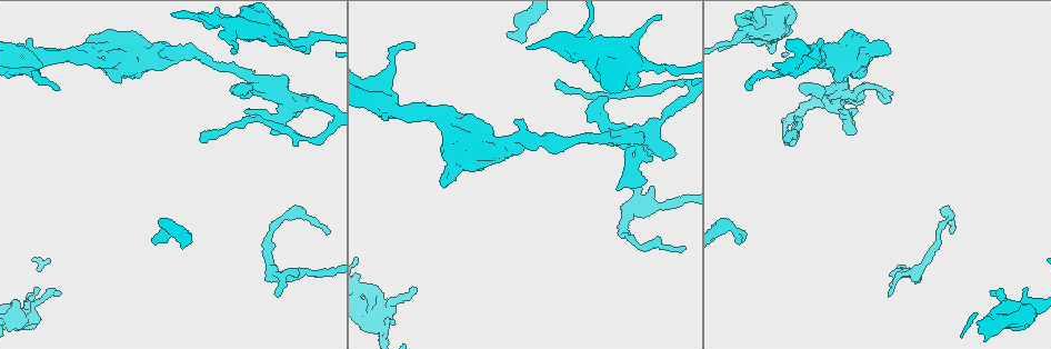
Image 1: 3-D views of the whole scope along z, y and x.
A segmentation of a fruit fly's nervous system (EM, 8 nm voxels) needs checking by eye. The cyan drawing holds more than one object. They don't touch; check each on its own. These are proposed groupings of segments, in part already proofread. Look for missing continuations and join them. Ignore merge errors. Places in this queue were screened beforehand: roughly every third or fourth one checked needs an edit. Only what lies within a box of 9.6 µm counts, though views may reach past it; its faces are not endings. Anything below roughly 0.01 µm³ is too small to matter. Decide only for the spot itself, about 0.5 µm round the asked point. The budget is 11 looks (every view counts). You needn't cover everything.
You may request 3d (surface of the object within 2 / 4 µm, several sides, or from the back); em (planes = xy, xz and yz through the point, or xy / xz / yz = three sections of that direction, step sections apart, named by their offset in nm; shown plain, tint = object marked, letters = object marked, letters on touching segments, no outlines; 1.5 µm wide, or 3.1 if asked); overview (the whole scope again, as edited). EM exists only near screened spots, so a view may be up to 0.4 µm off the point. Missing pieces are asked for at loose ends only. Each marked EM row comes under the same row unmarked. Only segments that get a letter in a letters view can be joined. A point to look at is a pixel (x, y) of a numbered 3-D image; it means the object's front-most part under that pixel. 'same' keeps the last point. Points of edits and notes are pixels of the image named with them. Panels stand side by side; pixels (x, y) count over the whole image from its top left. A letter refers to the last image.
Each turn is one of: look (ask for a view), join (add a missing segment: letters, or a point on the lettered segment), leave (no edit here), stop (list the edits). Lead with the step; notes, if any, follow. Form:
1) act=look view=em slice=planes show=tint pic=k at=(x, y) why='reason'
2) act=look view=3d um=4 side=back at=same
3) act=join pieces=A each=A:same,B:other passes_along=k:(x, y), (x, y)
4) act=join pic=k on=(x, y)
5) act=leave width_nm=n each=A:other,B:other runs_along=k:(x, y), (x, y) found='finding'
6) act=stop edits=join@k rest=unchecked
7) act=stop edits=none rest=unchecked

act=look view=3d um=2 pic=1 at=(991, 294)

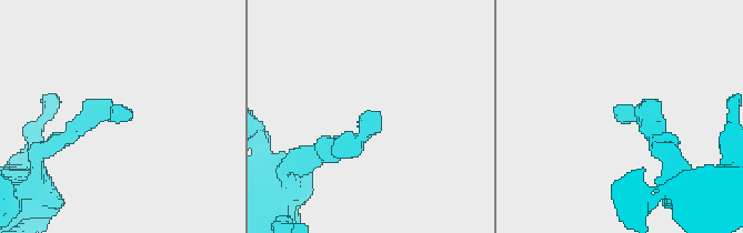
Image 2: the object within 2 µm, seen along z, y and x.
act=look view=em slice=yz step=8 show=tint pic=2 at=(616, 118) why='now the EM'

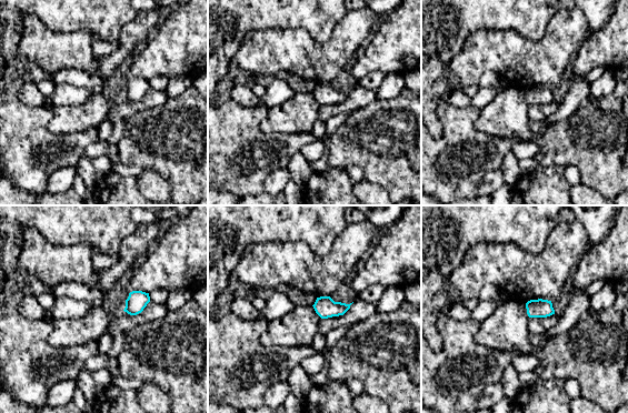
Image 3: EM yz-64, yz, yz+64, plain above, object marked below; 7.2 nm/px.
act=look view=em slice=planes show=letters at=same

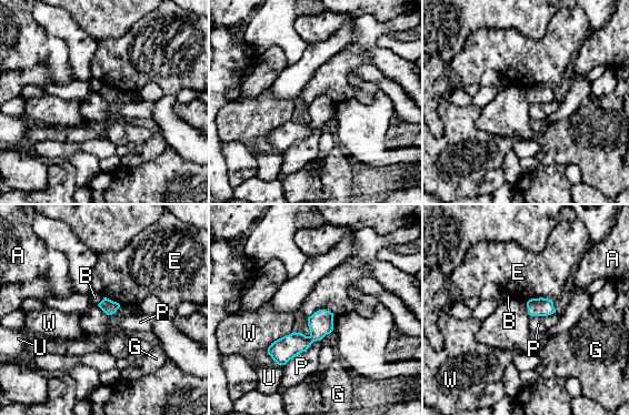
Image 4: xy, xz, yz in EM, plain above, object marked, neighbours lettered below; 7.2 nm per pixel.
act=leave width_nm=100 each=A:other,B:other,E:other,G:other,P:other,U:other,W:other border=4:(320, 340), (315, 341), (285, 365) found='none of them fits'

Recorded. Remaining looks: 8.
act=look view=em slice=planes show=letters pic=1 at=(685, 247) why='branch stops here'

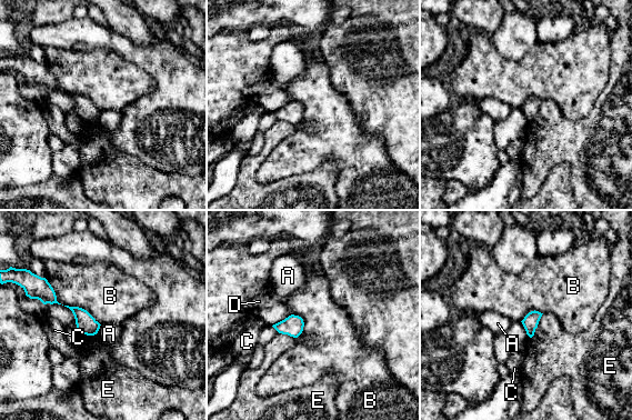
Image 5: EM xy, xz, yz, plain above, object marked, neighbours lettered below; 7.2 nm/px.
act=leave each=A:other,B:other,C:other,D:other,E:other border=5:(101, 324), (96, 333) found='no lettered segment goes on from it'

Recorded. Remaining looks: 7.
act=look view=em slice=xy step=8 show=tint pic=1 at=(249, 87) why='an open end'

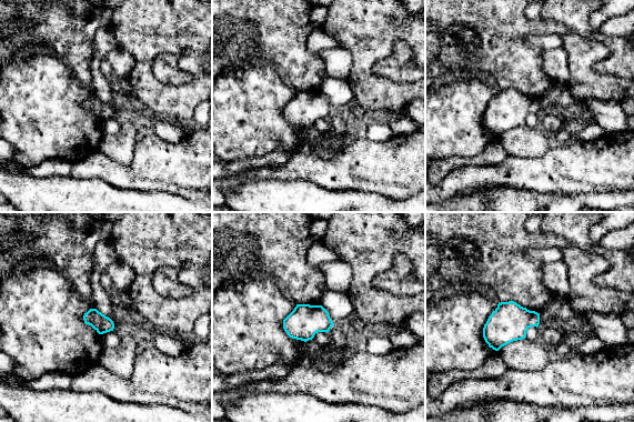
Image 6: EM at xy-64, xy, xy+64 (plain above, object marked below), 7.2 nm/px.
act=look view=em slice=planes show=letters at=same

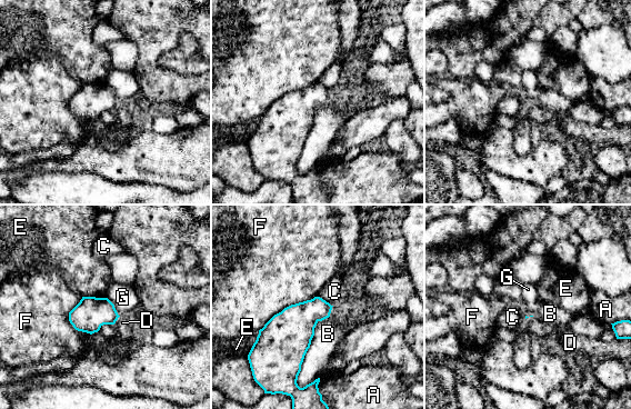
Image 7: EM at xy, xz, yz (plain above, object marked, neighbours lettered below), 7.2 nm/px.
act=leave each=A:other,B:other,C:other,D:other,E:other,F:other,G:other border=7:(318, 296), (332, 306) found='none of them fits'

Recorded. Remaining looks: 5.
act=look view=em slice=yz step=4 show=tint pic=1 at=(306, 49) why='an open end'

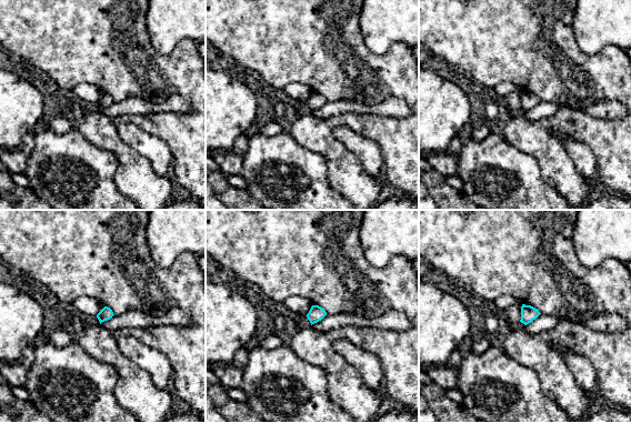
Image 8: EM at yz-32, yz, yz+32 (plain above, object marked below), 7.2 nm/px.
act=look view=em slice=planes show=letters at=same

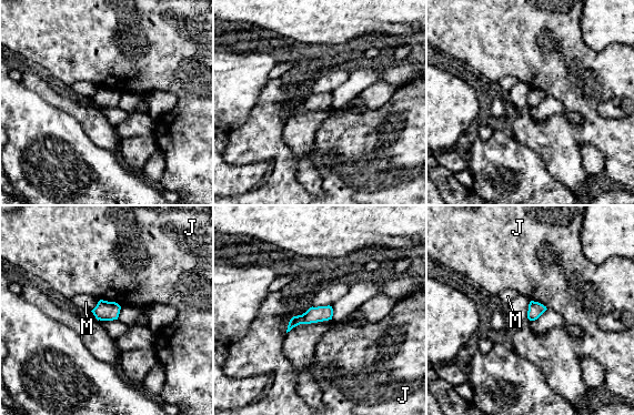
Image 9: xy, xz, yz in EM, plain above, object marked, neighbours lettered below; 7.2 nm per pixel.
act=leave width_nm=110 each=J:other,M:other runs_along=9:(330, 311), (297, 320), (291, 324) found='no lettered segment goes on from it'

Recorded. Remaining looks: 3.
act=stop edits=none rest=unchecked

